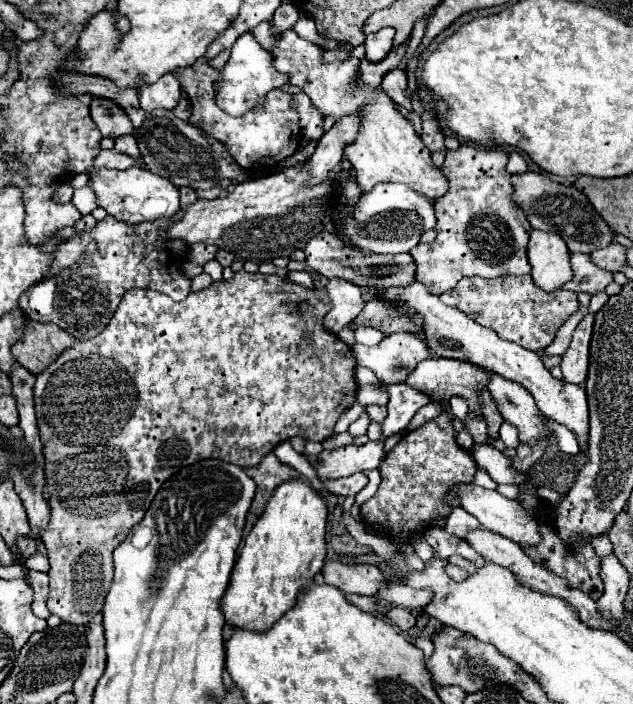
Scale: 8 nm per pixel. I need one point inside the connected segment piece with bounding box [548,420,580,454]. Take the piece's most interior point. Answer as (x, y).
(567, 442)

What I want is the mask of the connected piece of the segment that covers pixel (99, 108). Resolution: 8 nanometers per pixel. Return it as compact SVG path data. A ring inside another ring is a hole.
M94 98L90 104L90 116L92 116L94 124L100 128L104 138L120 138L126 134L134 134L130 118L112 100Z

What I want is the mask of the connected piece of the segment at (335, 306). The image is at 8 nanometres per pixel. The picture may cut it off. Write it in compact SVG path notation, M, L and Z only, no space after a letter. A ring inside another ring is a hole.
M332 278L326 284L326 290L330 296L330 310L324 316L324 328L328 332L338 334L360 314L366 304L366 298L356 284L342 278Z

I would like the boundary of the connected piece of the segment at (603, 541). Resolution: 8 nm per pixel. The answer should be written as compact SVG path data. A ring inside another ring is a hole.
M606 534L592 536L592 538L590 538L590 544L594 546L594 550L596 550L598 556L606 556L608 552L612 552L612 544L610 544L610 540L608 540Z

